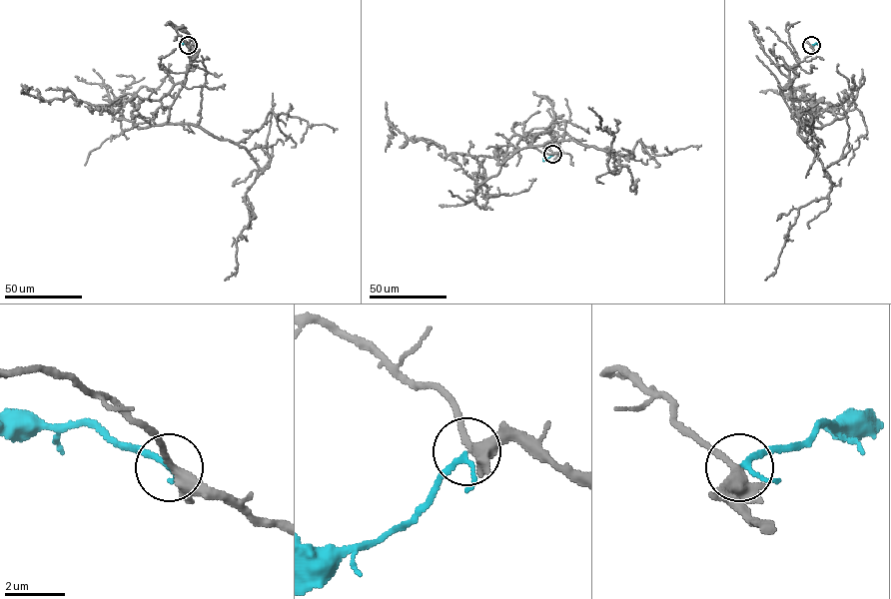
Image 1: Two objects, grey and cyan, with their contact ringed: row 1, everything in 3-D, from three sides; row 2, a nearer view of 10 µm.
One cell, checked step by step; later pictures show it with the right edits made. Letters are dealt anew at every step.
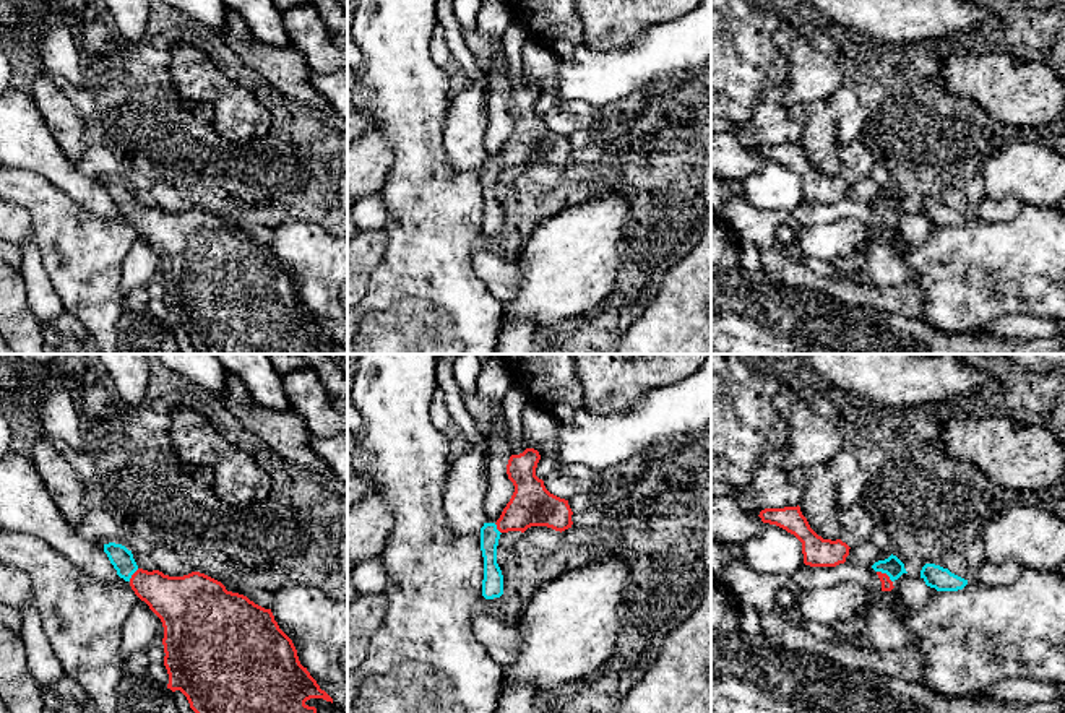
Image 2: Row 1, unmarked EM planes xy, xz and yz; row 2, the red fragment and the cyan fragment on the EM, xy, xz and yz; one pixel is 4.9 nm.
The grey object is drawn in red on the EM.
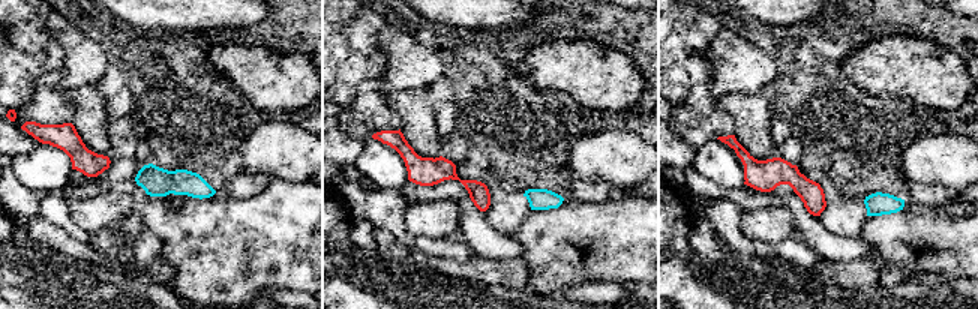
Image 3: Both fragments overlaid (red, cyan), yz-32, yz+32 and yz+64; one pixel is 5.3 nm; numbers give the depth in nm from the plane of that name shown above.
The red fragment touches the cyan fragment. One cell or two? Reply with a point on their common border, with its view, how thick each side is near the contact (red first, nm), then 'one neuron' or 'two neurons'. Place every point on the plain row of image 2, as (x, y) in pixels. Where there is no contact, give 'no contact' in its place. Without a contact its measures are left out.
yz (885, 210) | 60/100 nm | one neuron

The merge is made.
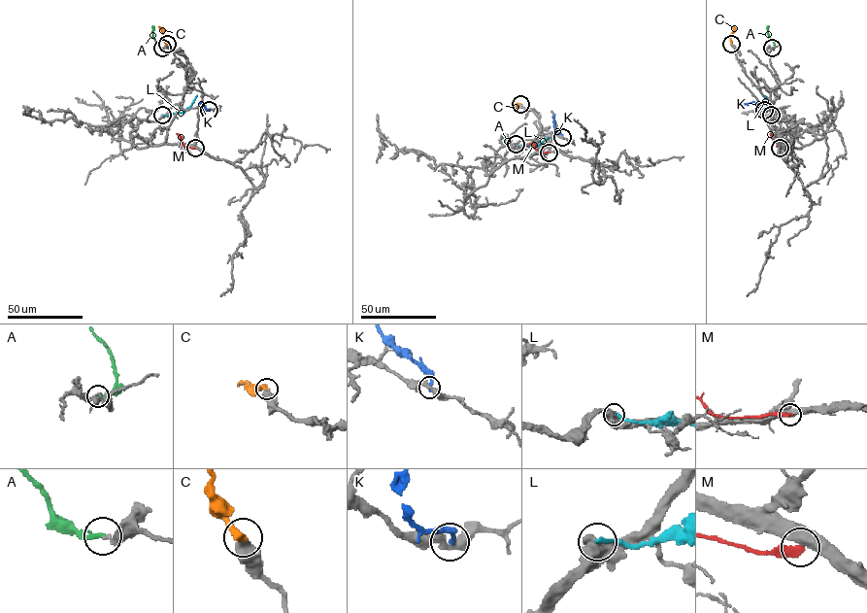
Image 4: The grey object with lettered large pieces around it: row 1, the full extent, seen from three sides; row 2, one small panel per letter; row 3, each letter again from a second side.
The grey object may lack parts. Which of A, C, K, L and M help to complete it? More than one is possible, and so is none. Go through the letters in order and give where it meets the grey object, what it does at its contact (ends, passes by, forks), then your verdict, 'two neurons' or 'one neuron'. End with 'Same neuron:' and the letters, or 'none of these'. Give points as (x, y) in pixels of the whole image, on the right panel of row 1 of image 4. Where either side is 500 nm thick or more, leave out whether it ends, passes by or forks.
A: (772, 48) | it ends | one neuron
C: (731, 44) | it ends | one neuron
K: (764, 110) | it ends | two neurons
L: (771, 115) | two neurons
M: (780, 148) | it ends | two neurons
Same neuron: A, C

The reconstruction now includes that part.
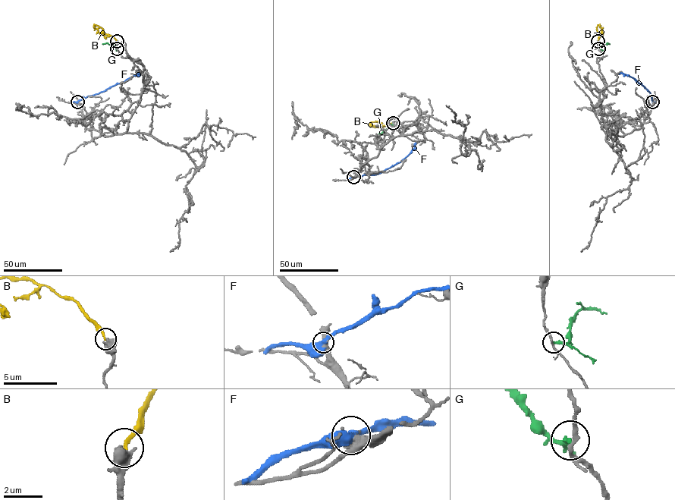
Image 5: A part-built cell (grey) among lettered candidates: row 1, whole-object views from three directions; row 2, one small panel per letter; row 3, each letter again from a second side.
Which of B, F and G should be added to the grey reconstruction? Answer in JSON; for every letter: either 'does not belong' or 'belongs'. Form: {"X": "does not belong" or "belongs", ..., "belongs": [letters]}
{"B": "does not belong", "F": "does not belong", "G": "does not belong", "belongs": []}

